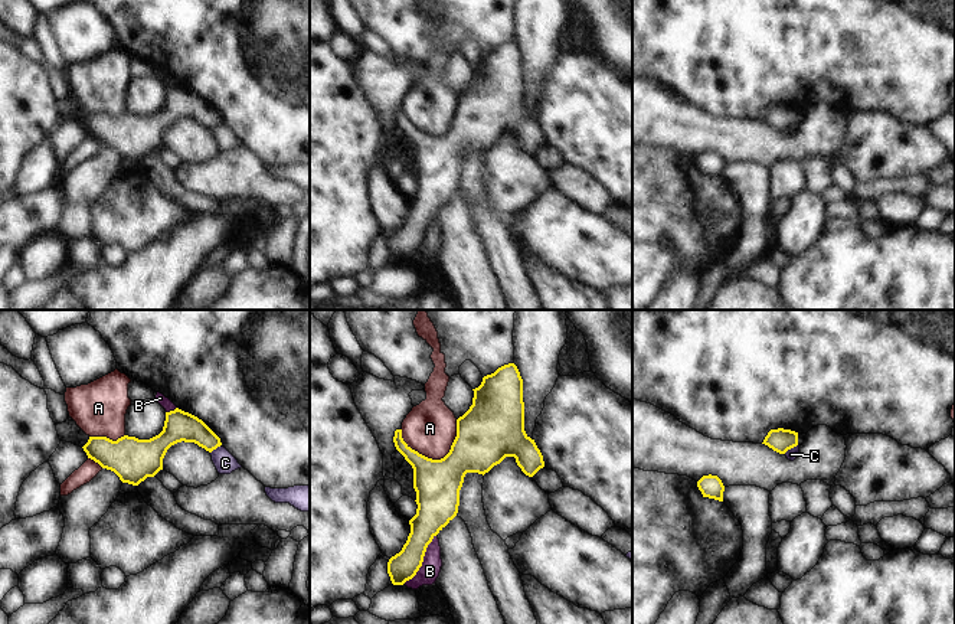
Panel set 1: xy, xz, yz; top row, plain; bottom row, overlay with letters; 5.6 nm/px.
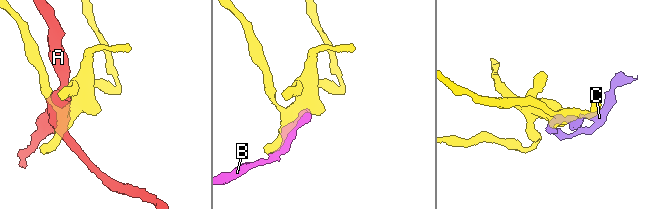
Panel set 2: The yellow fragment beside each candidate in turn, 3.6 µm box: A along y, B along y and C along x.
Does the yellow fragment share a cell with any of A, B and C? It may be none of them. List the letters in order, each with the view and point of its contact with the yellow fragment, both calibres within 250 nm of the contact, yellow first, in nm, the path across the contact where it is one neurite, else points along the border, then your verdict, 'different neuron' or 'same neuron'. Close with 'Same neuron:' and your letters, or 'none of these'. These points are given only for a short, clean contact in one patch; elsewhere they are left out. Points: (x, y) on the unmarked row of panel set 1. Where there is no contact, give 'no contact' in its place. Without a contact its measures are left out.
A: contact xz (435, 137); calibres 280 and 300 nm; different neuron
B: contact xz (422, 238); calibres 170 and 110 nm; different neuron
C: contact yz (790, 126); calibres 130 and 70 nm; border yz (797, 121), (784, 130); different neuron
Same neuron: none of these

